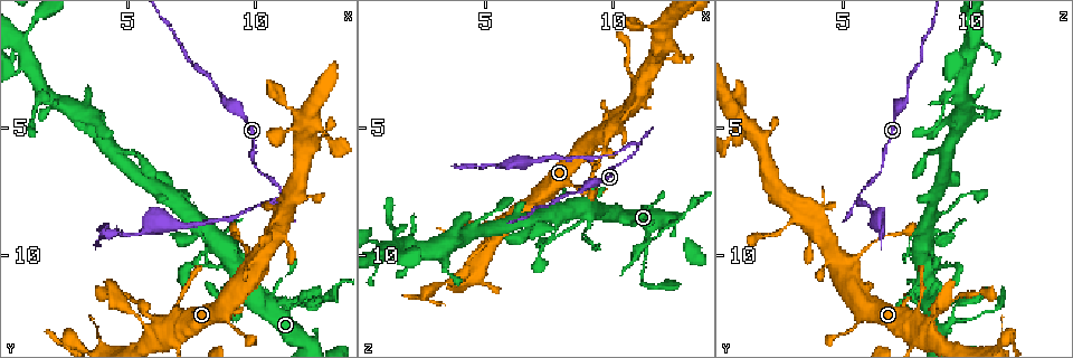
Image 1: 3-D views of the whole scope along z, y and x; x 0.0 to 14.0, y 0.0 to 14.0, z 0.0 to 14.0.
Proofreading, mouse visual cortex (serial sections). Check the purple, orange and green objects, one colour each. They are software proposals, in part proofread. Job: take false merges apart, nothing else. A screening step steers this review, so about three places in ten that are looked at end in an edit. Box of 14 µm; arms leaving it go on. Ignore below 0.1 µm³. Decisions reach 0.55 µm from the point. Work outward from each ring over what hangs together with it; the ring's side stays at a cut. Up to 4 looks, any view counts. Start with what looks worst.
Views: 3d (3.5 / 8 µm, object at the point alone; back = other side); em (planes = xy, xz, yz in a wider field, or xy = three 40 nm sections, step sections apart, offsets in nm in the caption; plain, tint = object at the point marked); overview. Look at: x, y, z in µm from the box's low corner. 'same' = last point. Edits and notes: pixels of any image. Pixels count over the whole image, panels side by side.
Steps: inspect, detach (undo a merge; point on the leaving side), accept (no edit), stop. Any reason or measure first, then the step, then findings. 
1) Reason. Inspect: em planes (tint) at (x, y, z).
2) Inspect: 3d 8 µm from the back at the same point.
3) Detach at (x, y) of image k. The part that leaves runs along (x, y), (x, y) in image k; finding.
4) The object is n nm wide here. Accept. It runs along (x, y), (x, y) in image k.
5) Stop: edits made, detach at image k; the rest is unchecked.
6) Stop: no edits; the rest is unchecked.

Sharp bend. Inspect: 3d 3.5 µm at (10.9, 7.7, 5.7).

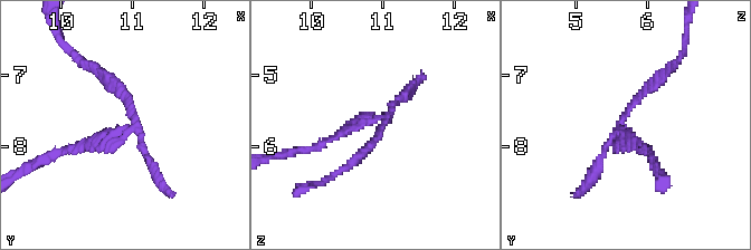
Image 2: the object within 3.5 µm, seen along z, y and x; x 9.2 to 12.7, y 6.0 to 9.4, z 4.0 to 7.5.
Inspect: em xy step 2 (tint) at (10.95, 7.70, 5.65).

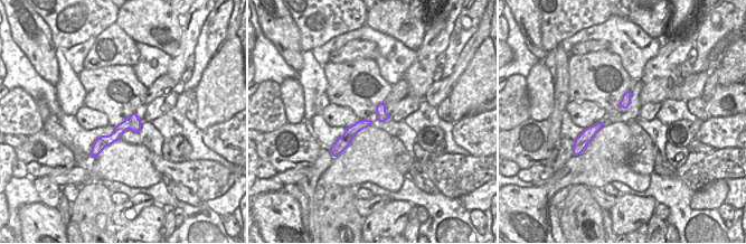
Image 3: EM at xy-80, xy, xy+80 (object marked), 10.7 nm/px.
Detach at (100, 147) of image 2. Two cells meet here.

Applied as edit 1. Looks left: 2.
Sharp bend. Inspect: 3d 8 µm at (11.4, 11.8, 9.4).

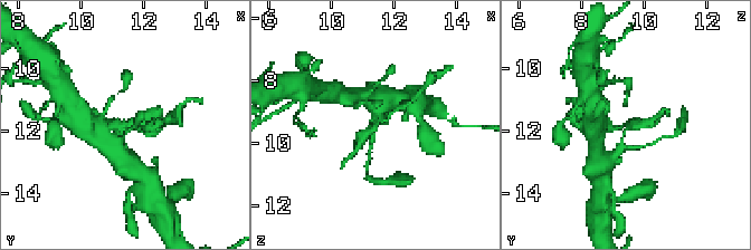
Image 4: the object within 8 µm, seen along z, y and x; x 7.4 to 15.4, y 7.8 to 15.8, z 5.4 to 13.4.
Inspect: em xy step 5 (tint) at (11.4, 11.9, 9.5).

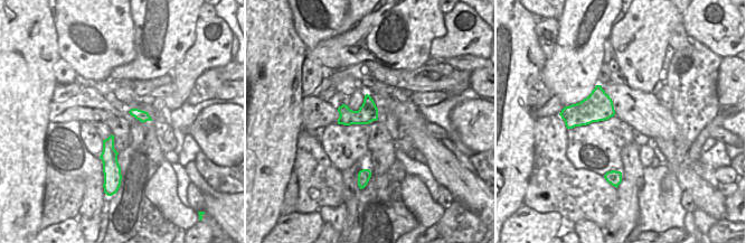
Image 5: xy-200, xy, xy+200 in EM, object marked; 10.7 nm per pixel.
Detach at (364, 133) of image 4. Two cells meet here.

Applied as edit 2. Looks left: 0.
Stop: edits made, detach at image 2, detach at image 4; the rest is unchecked.

